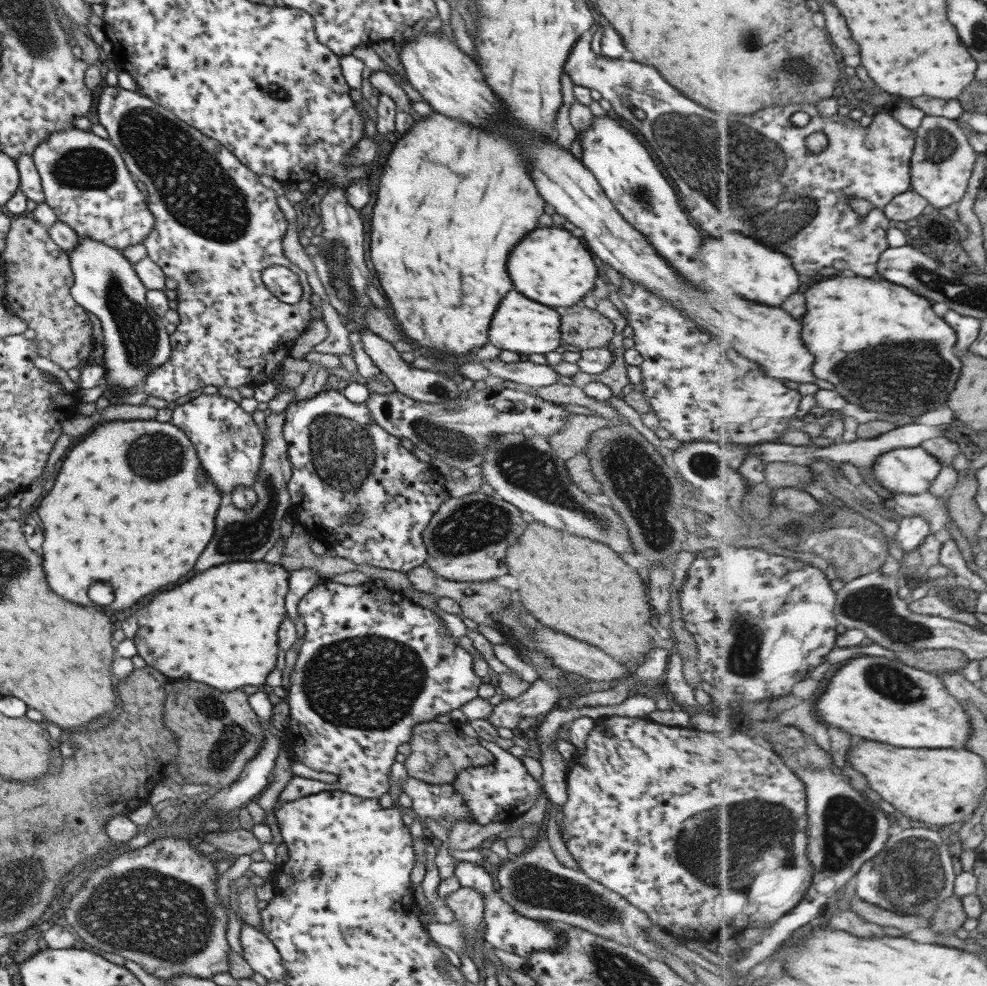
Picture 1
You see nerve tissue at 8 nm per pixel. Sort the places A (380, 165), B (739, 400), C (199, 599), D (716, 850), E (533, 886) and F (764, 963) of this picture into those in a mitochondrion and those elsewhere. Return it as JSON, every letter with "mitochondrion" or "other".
{"A":"other","B":"other","C":"other","D":"mitochondrion","E":"mitochondrion","F":"other"}

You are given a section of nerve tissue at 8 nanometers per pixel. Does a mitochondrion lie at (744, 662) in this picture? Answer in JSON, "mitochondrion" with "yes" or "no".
{"mitochondrion":"yes"}

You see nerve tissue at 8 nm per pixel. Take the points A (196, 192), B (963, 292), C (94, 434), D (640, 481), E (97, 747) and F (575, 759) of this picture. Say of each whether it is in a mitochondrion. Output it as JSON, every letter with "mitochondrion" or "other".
{"A":"mitochondrion","B":"mitochondrion","C":"other","D":"mitochondrion","E":"other","F":"other"}

